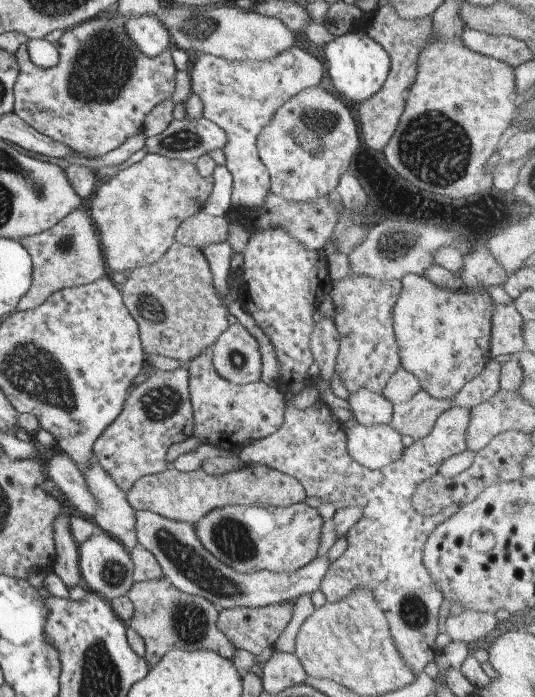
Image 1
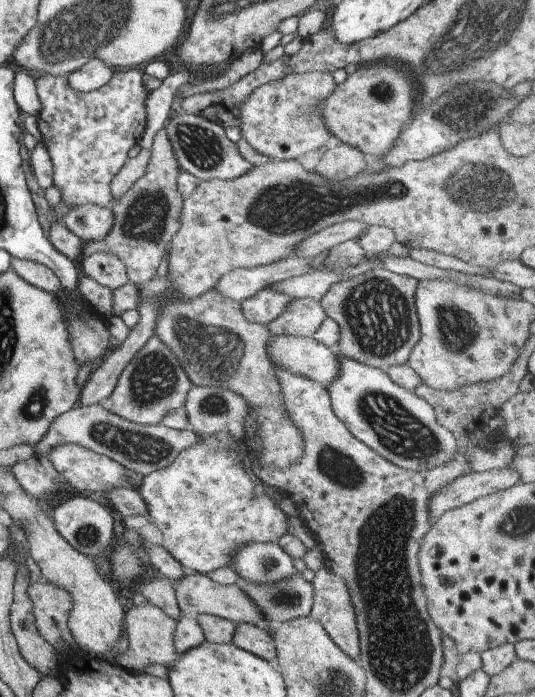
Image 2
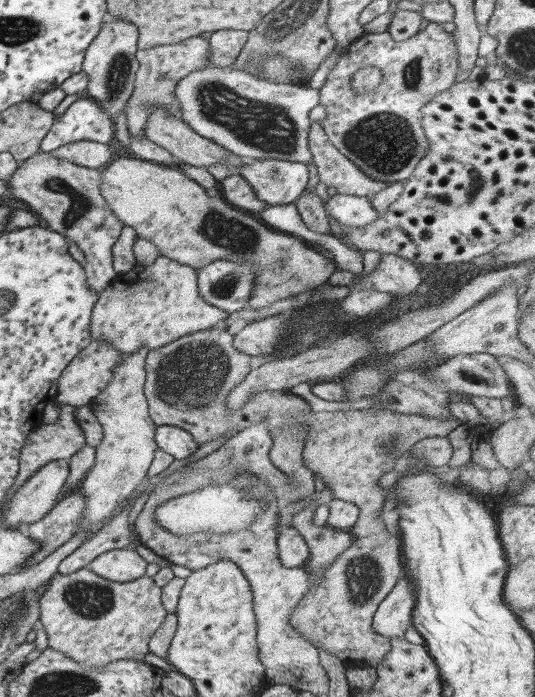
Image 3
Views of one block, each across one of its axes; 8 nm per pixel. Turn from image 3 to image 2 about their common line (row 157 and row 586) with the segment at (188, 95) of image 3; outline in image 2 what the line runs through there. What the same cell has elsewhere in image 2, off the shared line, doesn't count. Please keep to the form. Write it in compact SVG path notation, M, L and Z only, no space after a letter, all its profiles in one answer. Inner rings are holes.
M293 574L273 584L247 584L240 581L245 596L259 608L261 616L276 626L292 618L310 614L313 589L300 574Z

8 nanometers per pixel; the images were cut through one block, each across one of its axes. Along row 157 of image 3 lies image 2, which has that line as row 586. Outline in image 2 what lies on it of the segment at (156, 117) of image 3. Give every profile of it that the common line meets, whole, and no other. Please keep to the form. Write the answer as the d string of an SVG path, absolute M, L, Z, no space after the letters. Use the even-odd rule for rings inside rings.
M197 573L184 574L177 580L177 584L173 583L173 586L177 606L179 606L179 610L181 610L183 616L207 614L230 620L235 625L238 623L249 623L268 631L274 627L274 625L270 626L270 623L261 616L259 608L245 596L240 582L230 585L219 585L206 575Z

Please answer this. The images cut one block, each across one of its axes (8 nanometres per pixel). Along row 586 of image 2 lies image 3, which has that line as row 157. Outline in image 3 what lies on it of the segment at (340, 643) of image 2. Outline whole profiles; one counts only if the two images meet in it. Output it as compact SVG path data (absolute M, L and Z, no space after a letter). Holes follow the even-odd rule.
M319 122L310 123L307 140L318 181L335 188L337 193L367 198L388 185L364 175L355 164L347 160L328 141Z

